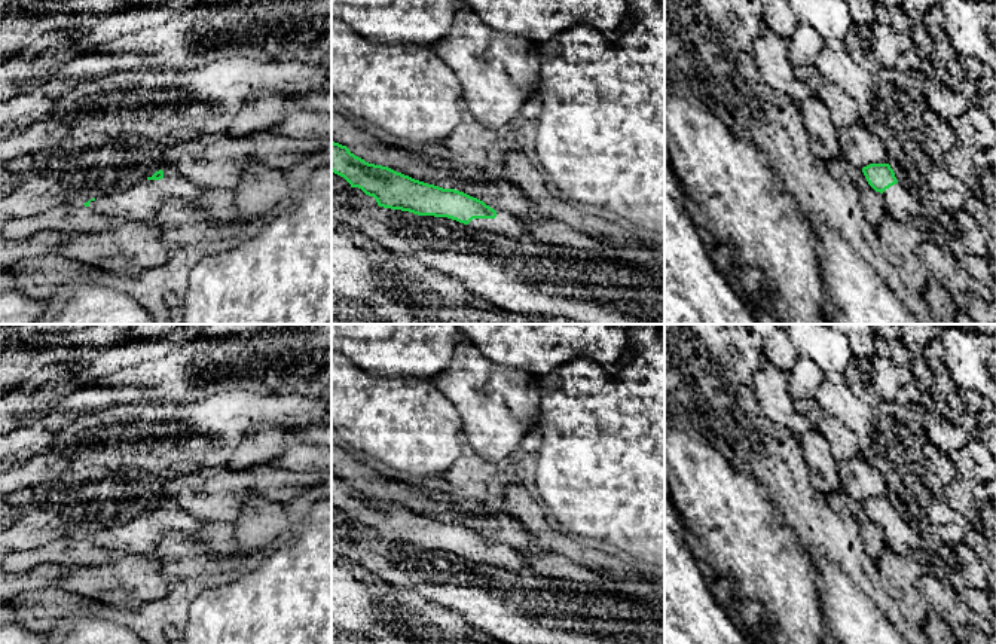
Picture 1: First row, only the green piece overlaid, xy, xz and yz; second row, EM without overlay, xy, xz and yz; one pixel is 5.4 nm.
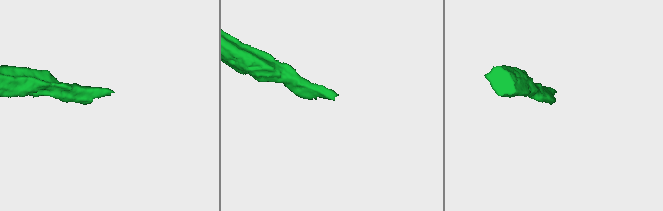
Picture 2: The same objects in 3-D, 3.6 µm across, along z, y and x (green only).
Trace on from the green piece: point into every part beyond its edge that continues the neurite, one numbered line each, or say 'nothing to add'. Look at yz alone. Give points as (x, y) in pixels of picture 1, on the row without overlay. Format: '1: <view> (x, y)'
1: yz (900, 537)

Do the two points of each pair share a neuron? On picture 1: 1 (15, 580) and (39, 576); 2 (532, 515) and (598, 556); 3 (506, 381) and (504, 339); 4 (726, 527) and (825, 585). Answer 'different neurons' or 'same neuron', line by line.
1: same neuron
2: same neuron
3: different neurons
4: different neurons

